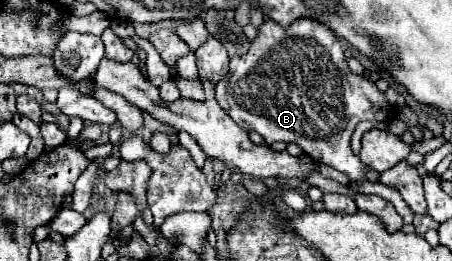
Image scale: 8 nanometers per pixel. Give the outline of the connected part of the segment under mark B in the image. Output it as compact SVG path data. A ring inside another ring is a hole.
M298 18L290 28L264 20L248 54L232 58L230 80L232 84L228 78L218 82L216 98L246 132L258 132L266 144L298 144L314 162L332 166L350 180L378 182L380 174L368 170L350 150L350 136L358 122L390 120L392 106L370 78L350 72L342 44L328 26L310 18ZM330 108L338 116L328 116Z

